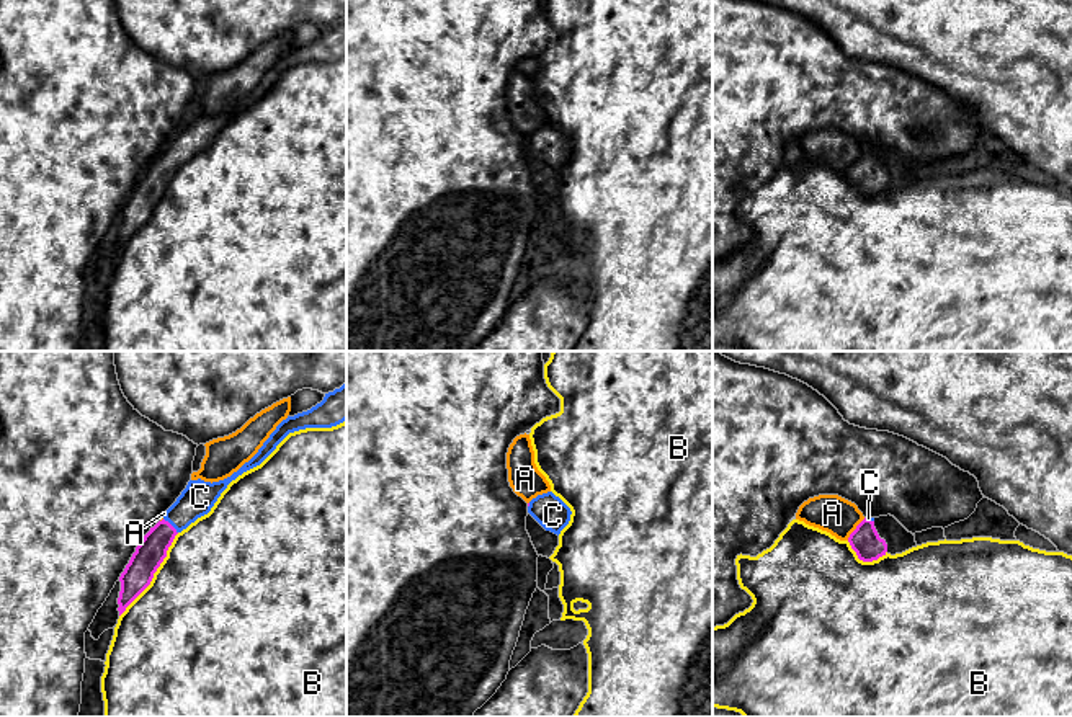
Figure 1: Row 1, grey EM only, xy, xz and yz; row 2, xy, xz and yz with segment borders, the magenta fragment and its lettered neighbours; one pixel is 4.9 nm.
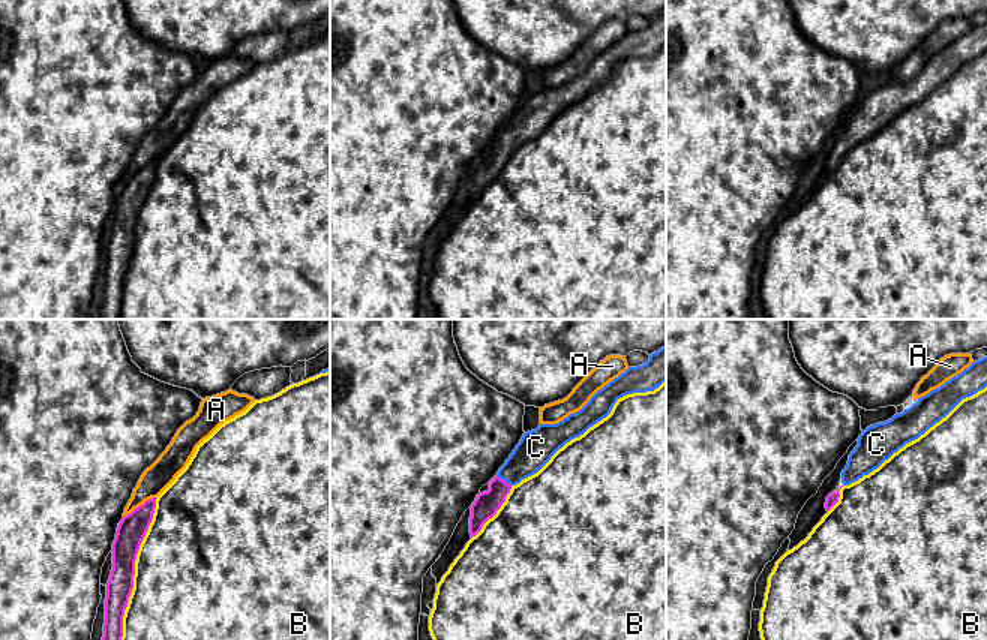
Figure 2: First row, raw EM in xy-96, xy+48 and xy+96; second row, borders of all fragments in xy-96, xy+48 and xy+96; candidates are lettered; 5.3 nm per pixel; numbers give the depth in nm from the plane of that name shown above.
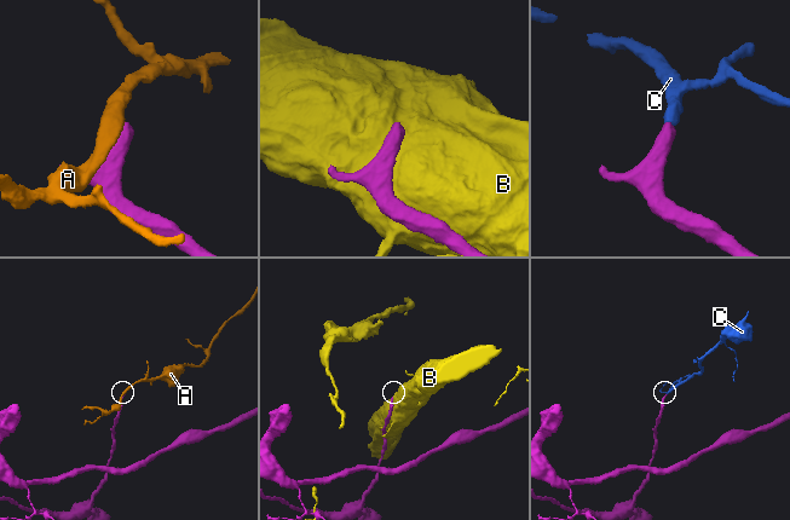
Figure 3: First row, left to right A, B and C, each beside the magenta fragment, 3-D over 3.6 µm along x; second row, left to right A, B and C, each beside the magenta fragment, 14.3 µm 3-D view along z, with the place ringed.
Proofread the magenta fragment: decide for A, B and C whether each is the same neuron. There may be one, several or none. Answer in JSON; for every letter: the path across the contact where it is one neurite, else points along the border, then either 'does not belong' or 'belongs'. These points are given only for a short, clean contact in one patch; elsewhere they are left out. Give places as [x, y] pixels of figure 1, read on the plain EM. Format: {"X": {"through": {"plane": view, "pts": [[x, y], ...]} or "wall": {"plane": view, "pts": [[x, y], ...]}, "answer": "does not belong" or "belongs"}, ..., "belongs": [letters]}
{"A": {"answer": "does not belong"}, "B": {"answer": "does not belong"}, "C": {"through": {"plane": "xy", "pts": [[149, 188], [172, 160], [196, 134]]}, "answer": "belongs"}, "belongs": ["C"]}

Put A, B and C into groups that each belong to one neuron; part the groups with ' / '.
A / B / C

